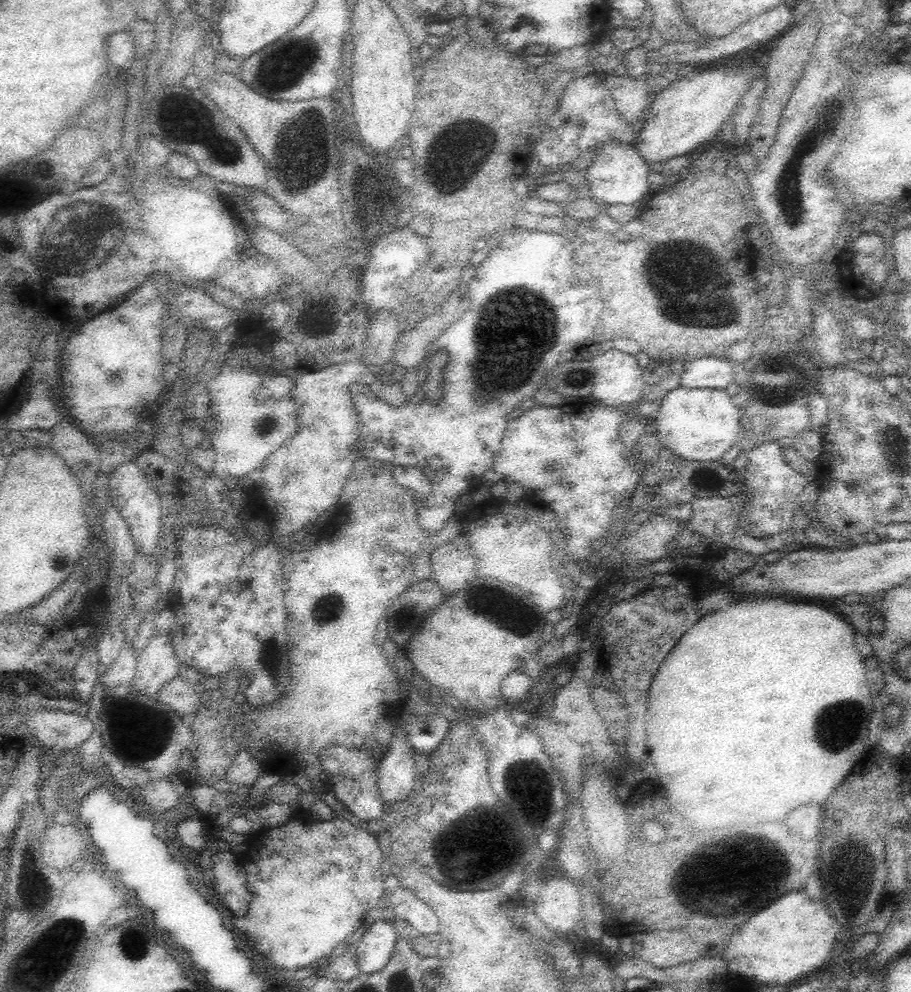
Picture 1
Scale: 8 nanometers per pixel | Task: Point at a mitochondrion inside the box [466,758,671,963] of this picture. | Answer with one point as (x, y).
(520, 781)

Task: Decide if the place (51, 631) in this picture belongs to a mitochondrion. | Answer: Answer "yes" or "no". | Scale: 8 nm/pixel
no

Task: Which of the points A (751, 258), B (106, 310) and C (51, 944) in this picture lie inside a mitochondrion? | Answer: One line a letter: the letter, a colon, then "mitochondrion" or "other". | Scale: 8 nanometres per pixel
A: other
B: other
C: mitochondrion

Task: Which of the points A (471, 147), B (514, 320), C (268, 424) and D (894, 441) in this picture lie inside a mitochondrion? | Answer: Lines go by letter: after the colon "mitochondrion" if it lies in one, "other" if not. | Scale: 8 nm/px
A: mitochondrion
B: mitochondrion
C: mitochondrion
D: mitochondrion

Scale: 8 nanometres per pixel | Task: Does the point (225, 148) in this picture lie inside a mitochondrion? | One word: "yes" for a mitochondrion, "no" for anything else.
yes

